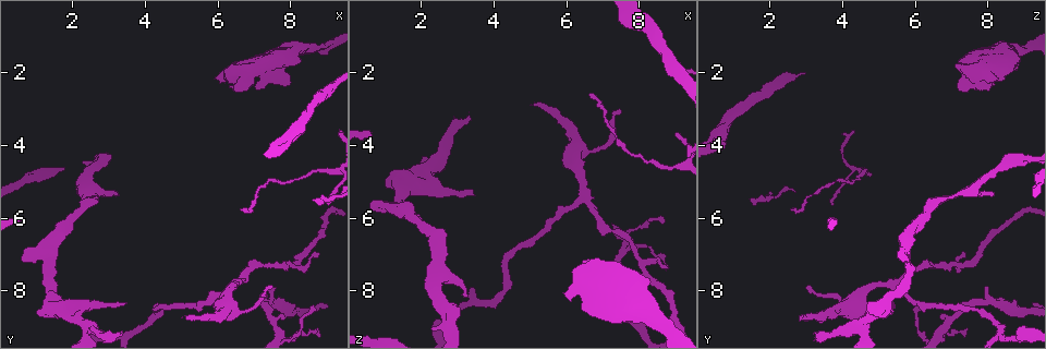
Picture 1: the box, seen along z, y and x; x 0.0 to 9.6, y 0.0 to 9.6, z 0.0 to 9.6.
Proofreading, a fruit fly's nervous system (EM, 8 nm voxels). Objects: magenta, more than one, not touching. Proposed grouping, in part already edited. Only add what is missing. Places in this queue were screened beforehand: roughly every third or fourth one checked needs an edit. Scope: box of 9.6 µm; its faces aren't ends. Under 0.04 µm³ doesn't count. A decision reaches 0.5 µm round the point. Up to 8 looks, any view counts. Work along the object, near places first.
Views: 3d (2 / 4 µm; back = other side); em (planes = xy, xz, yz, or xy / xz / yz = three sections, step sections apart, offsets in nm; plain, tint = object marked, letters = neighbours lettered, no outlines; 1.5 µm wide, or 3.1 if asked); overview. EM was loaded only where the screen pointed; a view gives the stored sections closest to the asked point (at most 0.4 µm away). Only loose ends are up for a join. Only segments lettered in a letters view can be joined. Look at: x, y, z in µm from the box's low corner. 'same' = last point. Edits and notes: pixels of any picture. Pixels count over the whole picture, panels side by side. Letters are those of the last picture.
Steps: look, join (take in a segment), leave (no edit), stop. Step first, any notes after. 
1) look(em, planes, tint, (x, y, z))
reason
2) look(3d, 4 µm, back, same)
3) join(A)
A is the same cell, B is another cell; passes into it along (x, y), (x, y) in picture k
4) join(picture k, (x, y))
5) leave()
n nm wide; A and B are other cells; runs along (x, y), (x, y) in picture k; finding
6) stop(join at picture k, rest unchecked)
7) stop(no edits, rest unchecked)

look(3d, 4 µm, (0.60, 7.20, 5.75))
an open end

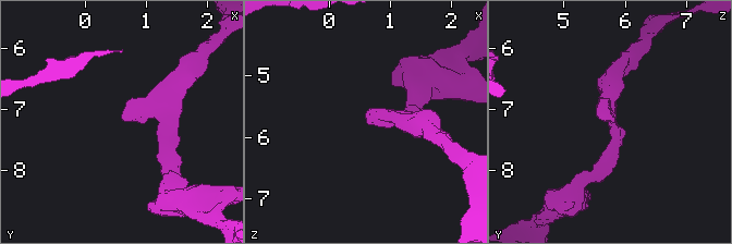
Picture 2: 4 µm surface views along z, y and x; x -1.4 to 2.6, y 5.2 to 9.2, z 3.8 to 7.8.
look(em, planes, letters, (0.60, 7.15, 5.70))

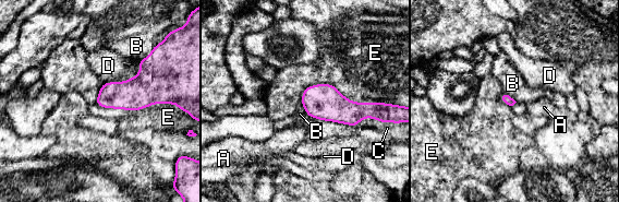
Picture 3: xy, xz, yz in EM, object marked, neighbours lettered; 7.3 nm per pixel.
leave()
A, B, C, D and E are other cells; border along (102, 84), (95, 102) in picture 3; no lettered segment goes on from it

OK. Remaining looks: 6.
look(3d, 4 µm, (5.10, 8.60, 2.85))
an open end

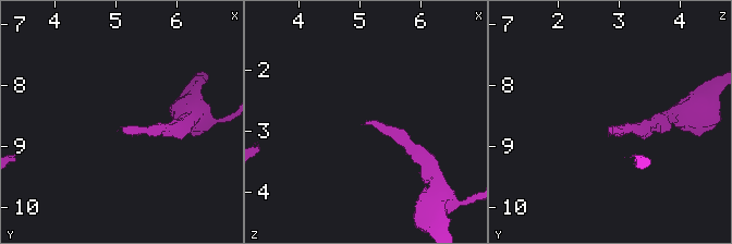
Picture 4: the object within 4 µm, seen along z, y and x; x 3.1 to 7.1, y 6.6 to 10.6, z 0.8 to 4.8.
look(em, xy, step 8, letters, (5.10, 8.70, 2.80))
need the tissue

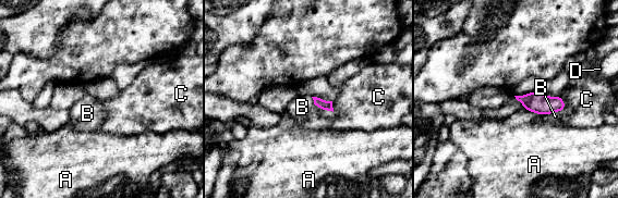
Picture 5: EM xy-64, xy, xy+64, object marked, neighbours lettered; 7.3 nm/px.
join(B)
B is the same cell, A, C and D are other cells; the neuron continues

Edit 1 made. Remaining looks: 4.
look(overview)
redraw

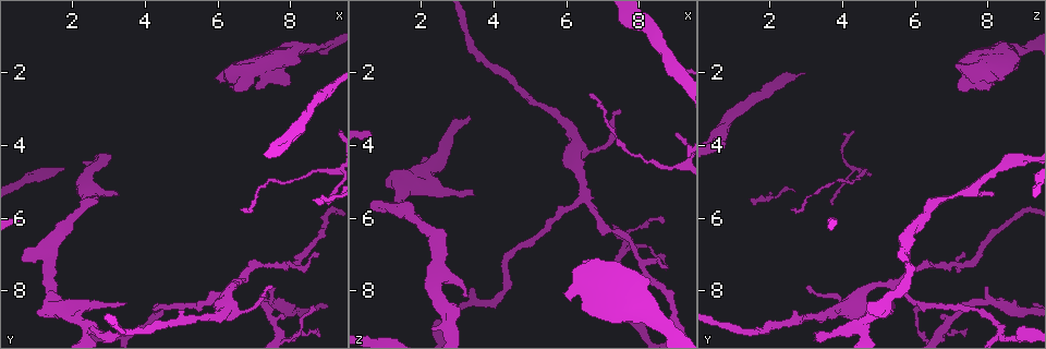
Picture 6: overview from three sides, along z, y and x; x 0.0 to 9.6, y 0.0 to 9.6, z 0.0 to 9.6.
look(3d, 2 µm, (7.60, 7.95, 7.95))
branch stops here

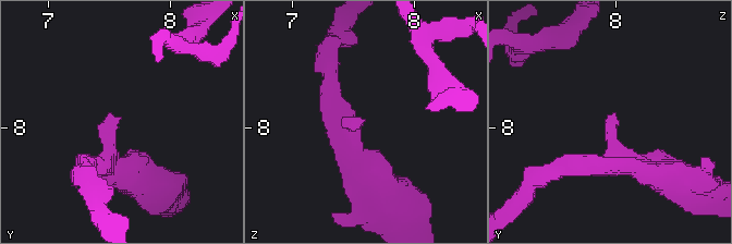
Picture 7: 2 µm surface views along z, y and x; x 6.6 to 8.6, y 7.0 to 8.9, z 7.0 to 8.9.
look(em, planes, plain, (7.58, 7.88, 8.00))
arms of 160, 300 nm

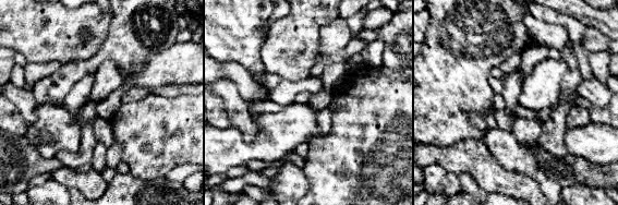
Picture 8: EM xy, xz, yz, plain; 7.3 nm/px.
look(em, planes, letters, same)

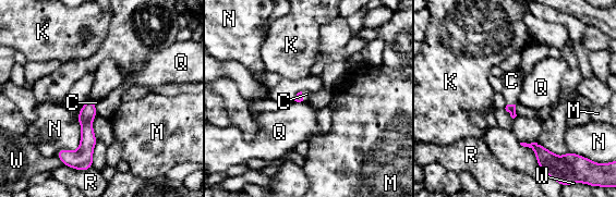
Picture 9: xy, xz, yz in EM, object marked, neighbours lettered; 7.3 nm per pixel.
join(C)
C is the same cell, K, M, N, Q, R and W are other cells; passes into it along (510, 109), (511, 105), (511, 81) in picture 9; it goes on there

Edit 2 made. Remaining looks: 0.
stop(join at picture 5, join at picture 9, rest unchecked)

